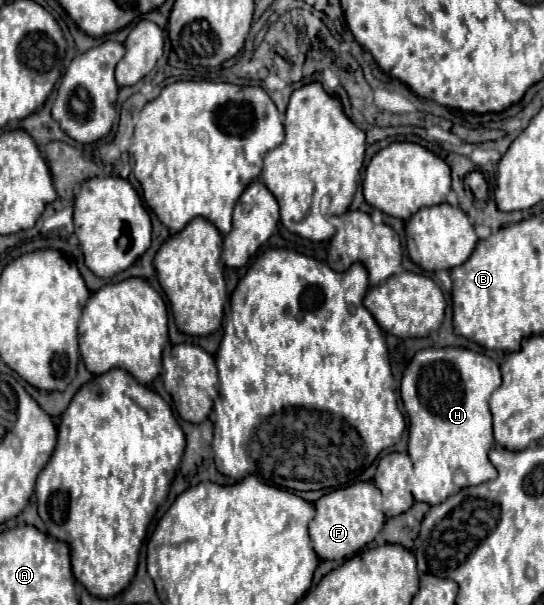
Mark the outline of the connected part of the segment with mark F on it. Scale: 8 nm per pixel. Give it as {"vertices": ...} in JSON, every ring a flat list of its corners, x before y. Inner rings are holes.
{"vertices":[[356,482,352,486,328,492,314,502,316,518,310,522,310,538,314,542,316,554,322,560,342,560,354,556,366,544,370,544,384,524,384,514,374,504,374,500,380,496,382,494,374,482]]}

